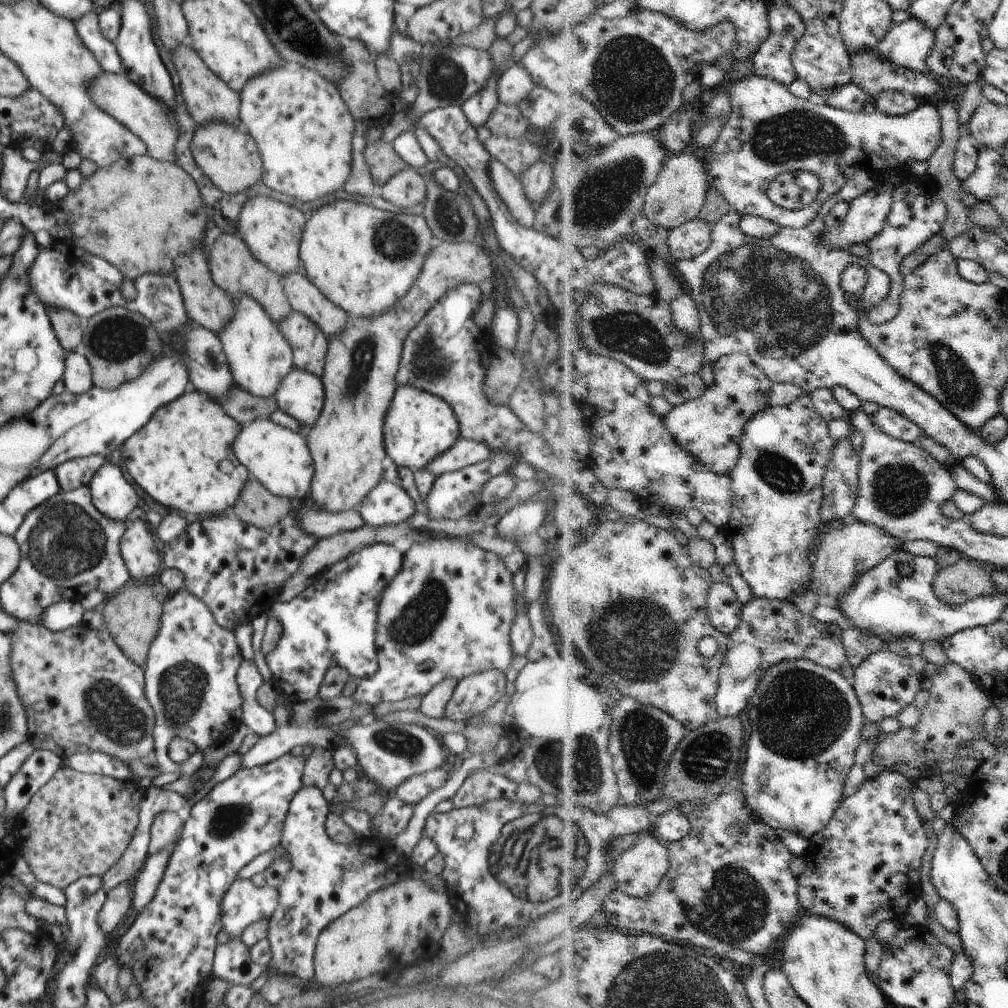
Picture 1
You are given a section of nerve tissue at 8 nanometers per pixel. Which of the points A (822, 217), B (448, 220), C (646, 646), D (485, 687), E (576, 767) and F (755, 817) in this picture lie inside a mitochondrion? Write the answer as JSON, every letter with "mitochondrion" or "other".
{"A":"other","B":"mitochondrion","C":"mitochondrion","D":"other","E":"mitochondrion","F":"other"}

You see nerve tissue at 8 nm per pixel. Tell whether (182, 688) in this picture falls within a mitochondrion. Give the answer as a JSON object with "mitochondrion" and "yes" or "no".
{"mitochondrion":"yes"}

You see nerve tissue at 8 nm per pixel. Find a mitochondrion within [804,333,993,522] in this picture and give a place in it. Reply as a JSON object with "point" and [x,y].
{"point":[895,490]}

